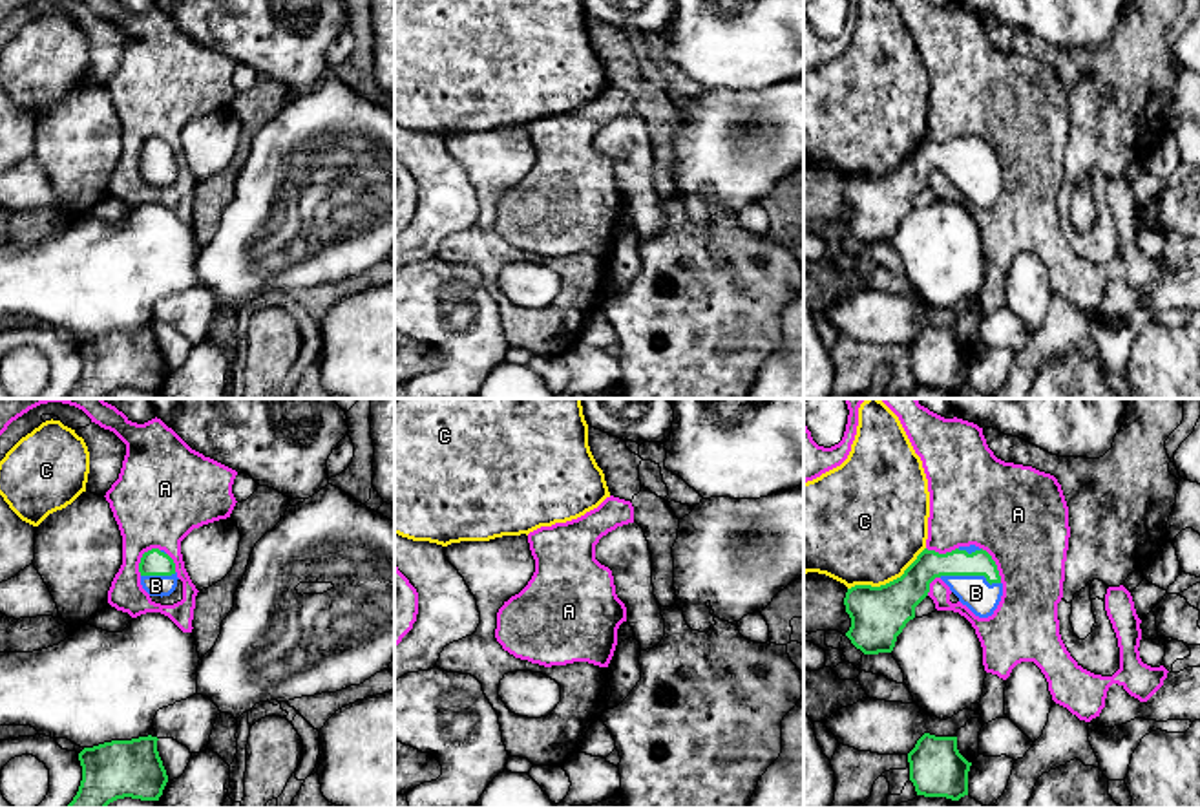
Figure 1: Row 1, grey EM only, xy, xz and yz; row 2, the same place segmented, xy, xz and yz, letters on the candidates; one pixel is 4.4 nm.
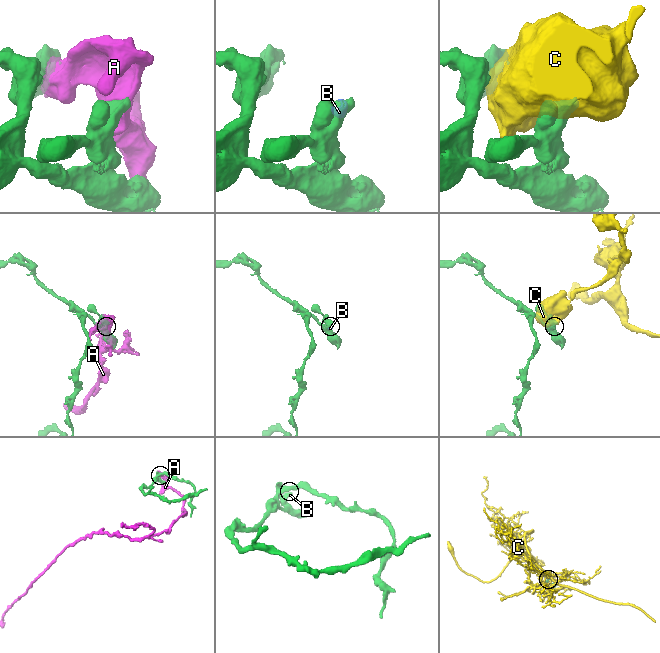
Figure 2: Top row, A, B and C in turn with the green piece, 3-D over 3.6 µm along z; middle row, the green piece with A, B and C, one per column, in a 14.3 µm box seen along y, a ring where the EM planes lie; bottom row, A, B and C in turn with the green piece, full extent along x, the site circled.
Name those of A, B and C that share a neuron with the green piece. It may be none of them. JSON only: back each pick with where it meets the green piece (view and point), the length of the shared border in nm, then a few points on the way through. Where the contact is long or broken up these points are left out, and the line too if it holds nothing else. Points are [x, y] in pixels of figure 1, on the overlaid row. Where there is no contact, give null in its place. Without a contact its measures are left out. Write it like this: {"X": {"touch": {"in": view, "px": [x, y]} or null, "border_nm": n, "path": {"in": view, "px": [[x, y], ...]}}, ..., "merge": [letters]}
{"B": {"touch": {"in": "yz", "px": [970, 574]}, "border_nm": 280, "path": {"in": "yz", "px": [[928, 565], [970, 574], [976, 582], [976, 593]]}}, "merge": ["B"]}

